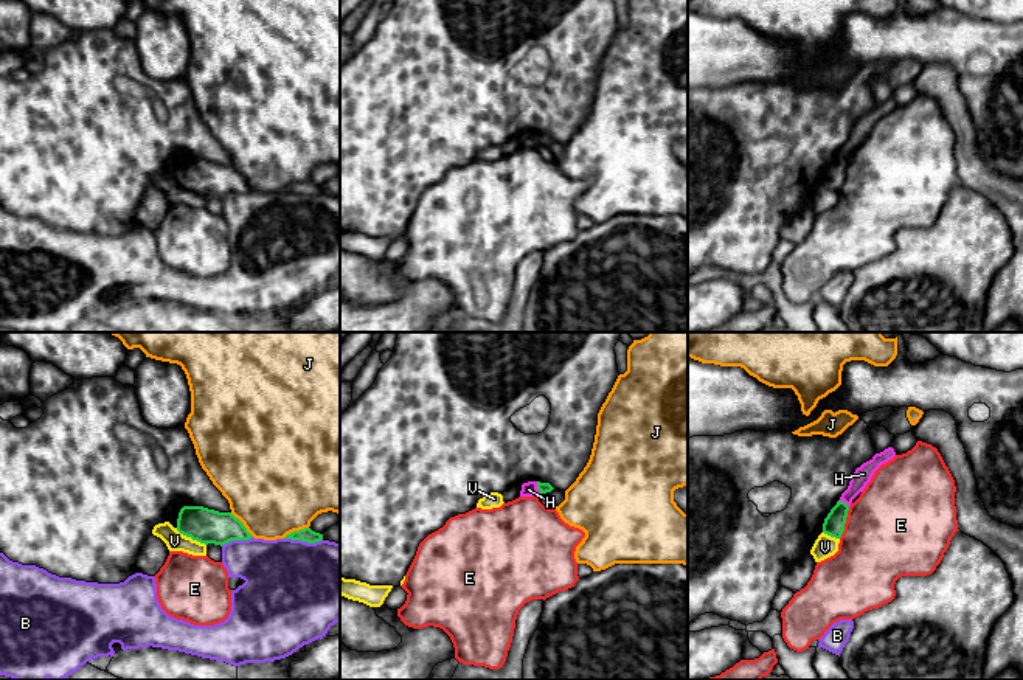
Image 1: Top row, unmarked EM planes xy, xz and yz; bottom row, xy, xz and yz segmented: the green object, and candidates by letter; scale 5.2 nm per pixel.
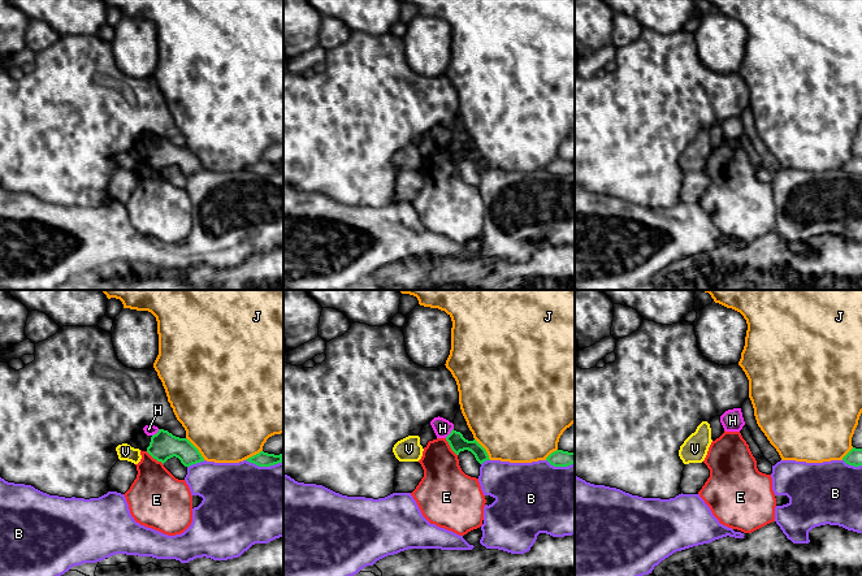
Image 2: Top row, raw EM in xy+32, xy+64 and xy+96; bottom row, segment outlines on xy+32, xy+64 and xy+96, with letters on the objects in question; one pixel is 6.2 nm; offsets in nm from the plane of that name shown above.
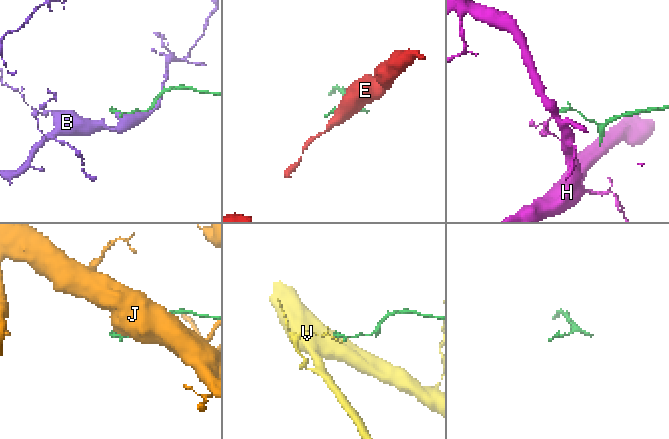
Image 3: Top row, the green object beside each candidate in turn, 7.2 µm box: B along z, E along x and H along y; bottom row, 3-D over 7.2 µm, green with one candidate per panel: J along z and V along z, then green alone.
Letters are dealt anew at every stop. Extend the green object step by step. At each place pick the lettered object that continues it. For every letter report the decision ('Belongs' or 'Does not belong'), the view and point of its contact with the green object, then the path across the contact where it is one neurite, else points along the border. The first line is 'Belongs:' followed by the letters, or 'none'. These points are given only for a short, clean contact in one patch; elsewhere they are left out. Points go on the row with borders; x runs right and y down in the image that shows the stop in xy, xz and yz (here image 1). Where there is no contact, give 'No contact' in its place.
Belongs: none
B: Does not belong. Touches green at xy (303, 541)
E: Does not belong. Touches green at yz (845, 522). Boundary: yz (849, 506), (845, 530), (839, 537)
H: Does not belong. Touches green at xz (537, 488). Boundary: xz (536, 482), (540, 492)
J: Does not belong. Touches green at xy (242, 523)
V: Does not belong. Touches green at xy (191, 537)

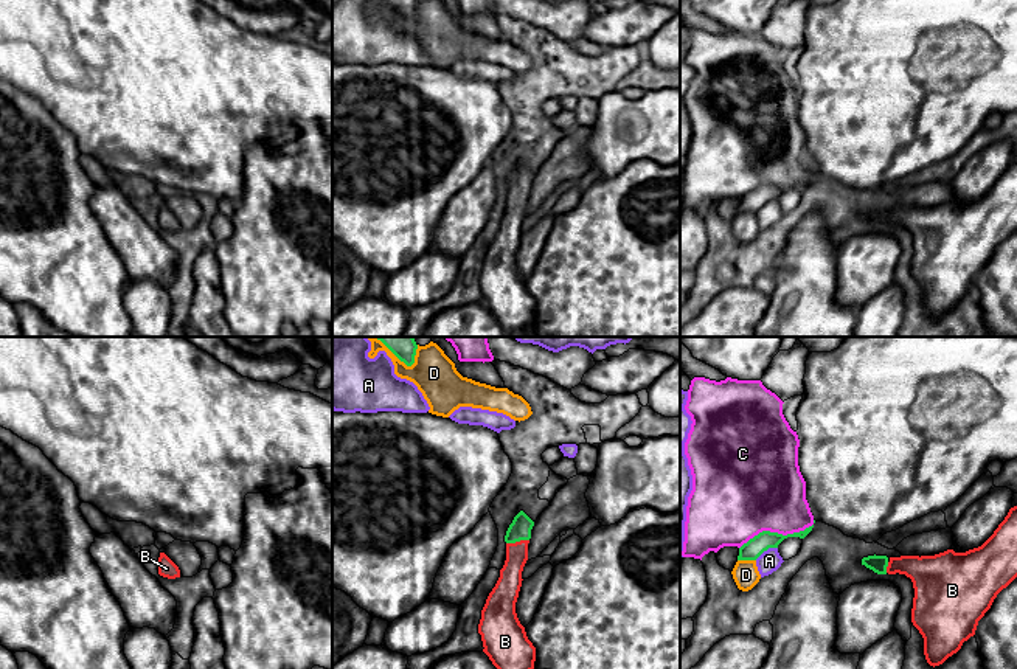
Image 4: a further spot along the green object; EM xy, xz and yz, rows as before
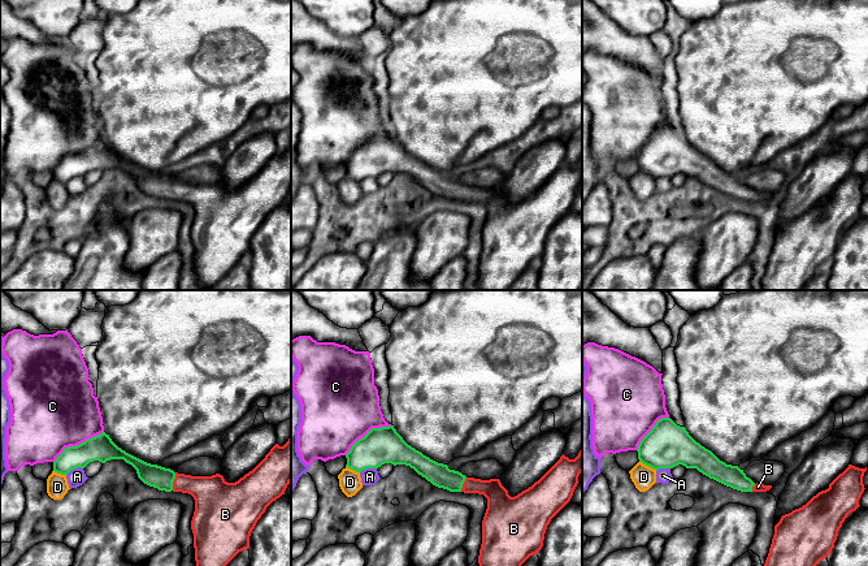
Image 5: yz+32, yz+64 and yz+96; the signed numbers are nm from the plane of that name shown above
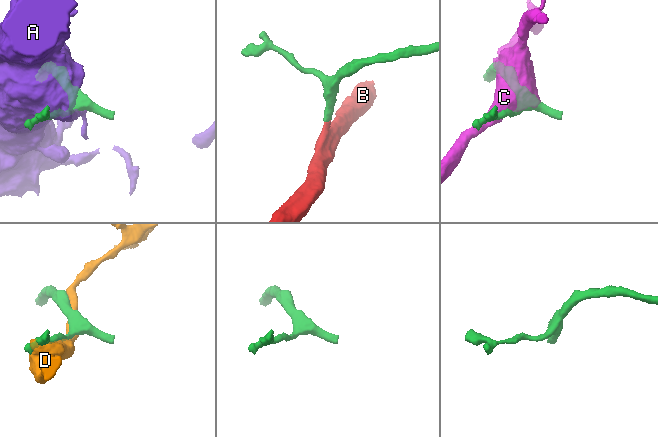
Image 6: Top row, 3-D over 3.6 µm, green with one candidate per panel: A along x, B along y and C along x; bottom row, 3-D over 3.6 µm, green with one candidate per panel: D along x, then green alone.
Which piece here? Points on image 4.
Belongs: B
A: Does not belong. Touches green at yz (766, 550)
B: Belongs. Touches green at xz (517, 540). Path across: xz (520, 528), (517, 540), (517, 554), (508, 585)
C: Does not belong. Touches green at yz (777, 533)
D: Does not belong. Touches green at yz (747, 559)

